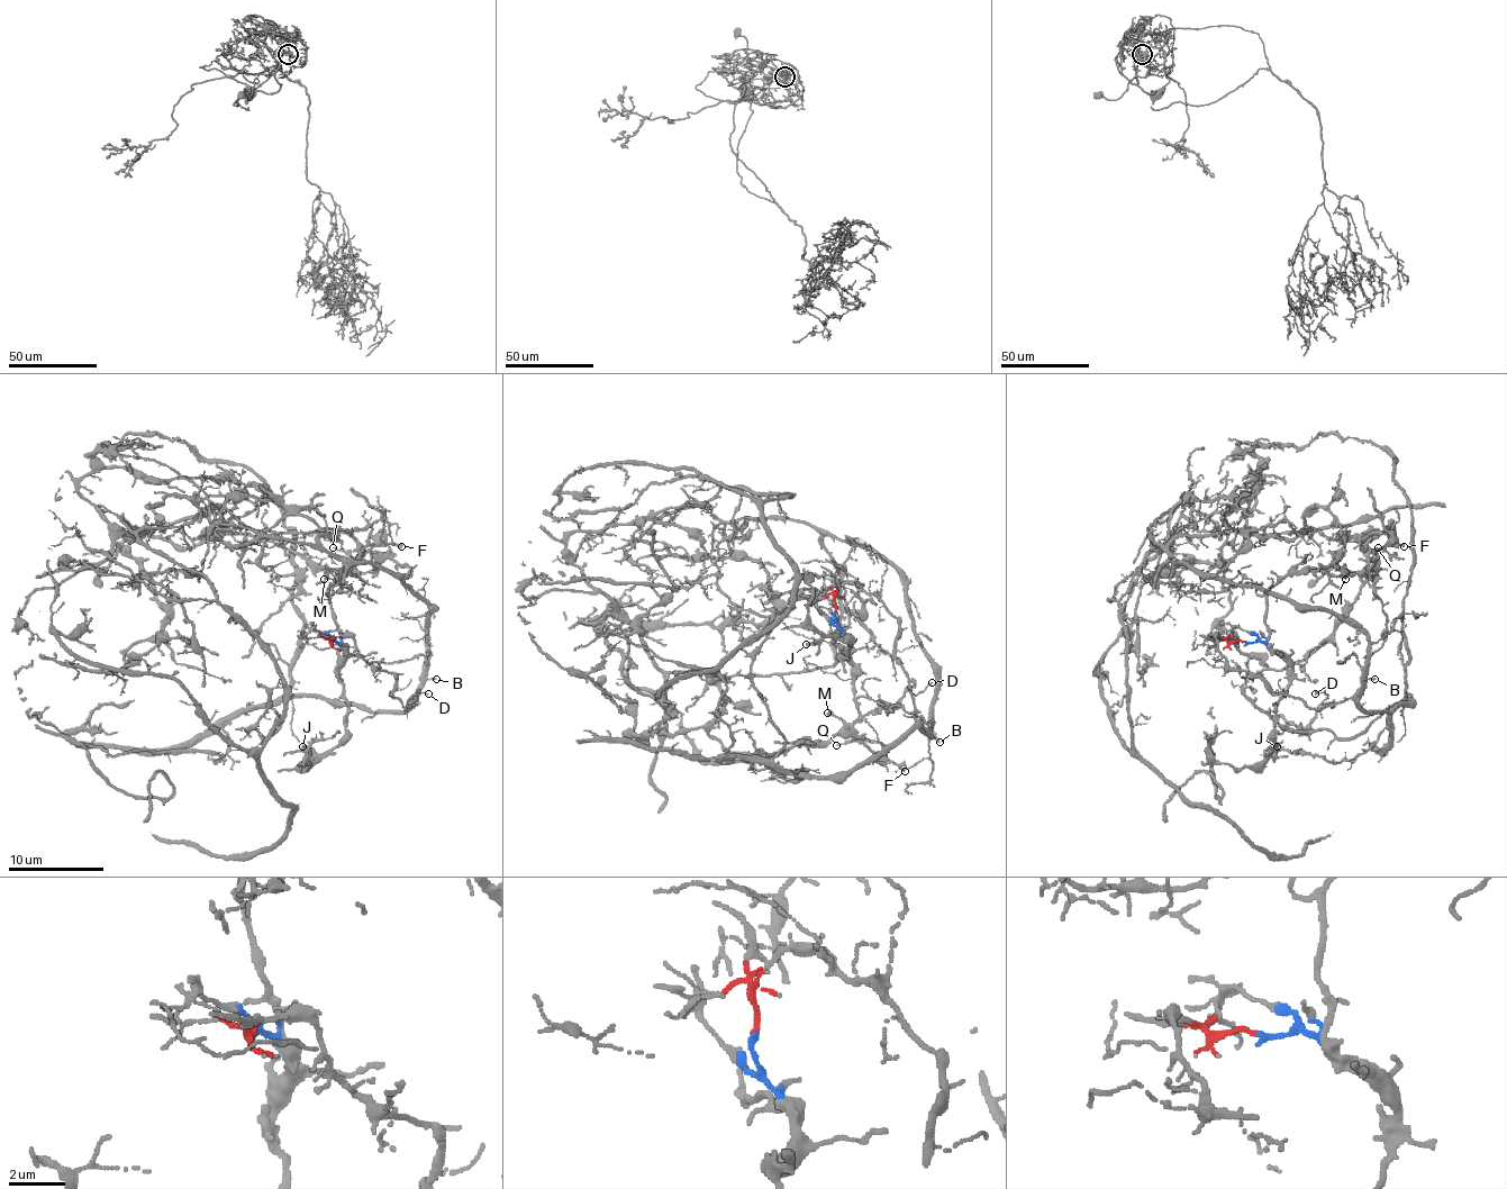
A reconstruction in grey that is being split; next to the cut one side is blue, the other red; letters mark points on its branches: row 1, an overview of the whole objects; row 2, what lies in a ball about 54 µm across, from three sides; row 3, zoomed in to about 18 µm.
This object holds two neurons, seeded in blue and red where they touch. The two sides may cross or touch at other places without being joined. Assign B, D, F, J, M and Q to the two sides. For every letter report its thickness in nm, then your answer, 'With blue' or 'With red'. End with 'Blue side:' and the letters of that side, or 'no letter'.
B: Thickness 100 nm. With red
D: Thickness 110 nm. With red
F: Thickness 120 nm. With blue
J: Thickness 240 nm. With blue
M: Thickness 110 nm. With blue
Q: Thickness 100 nm. With blue
Blue side: F, J, M, Q

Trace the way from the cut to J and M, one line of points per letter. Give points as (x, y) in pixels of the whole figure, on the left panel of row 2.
J: (330, 643), (343, 650), (338, 664), (347, 702), (345, 736), (319, 755), (302, 745)
M: (330, 643), (341, 637), (328, 590), (350, 571), (355, 575), (328, 571), (324, 578)

